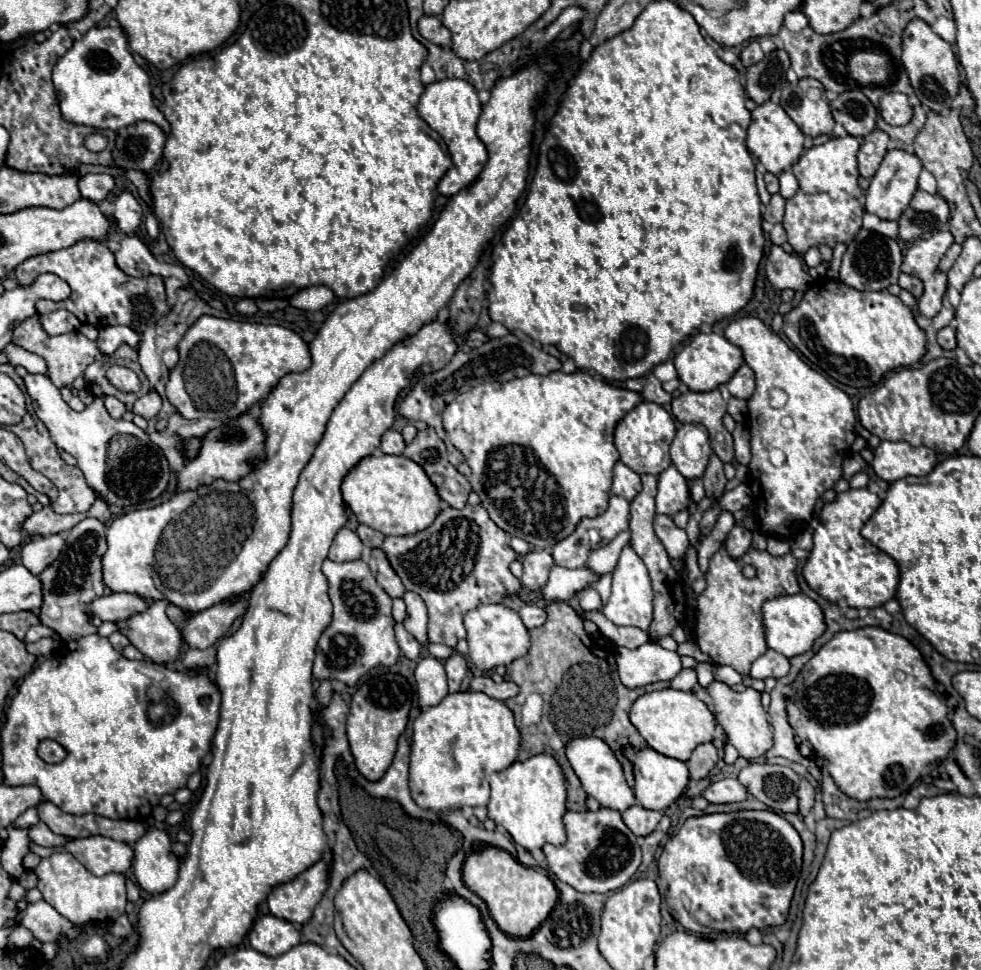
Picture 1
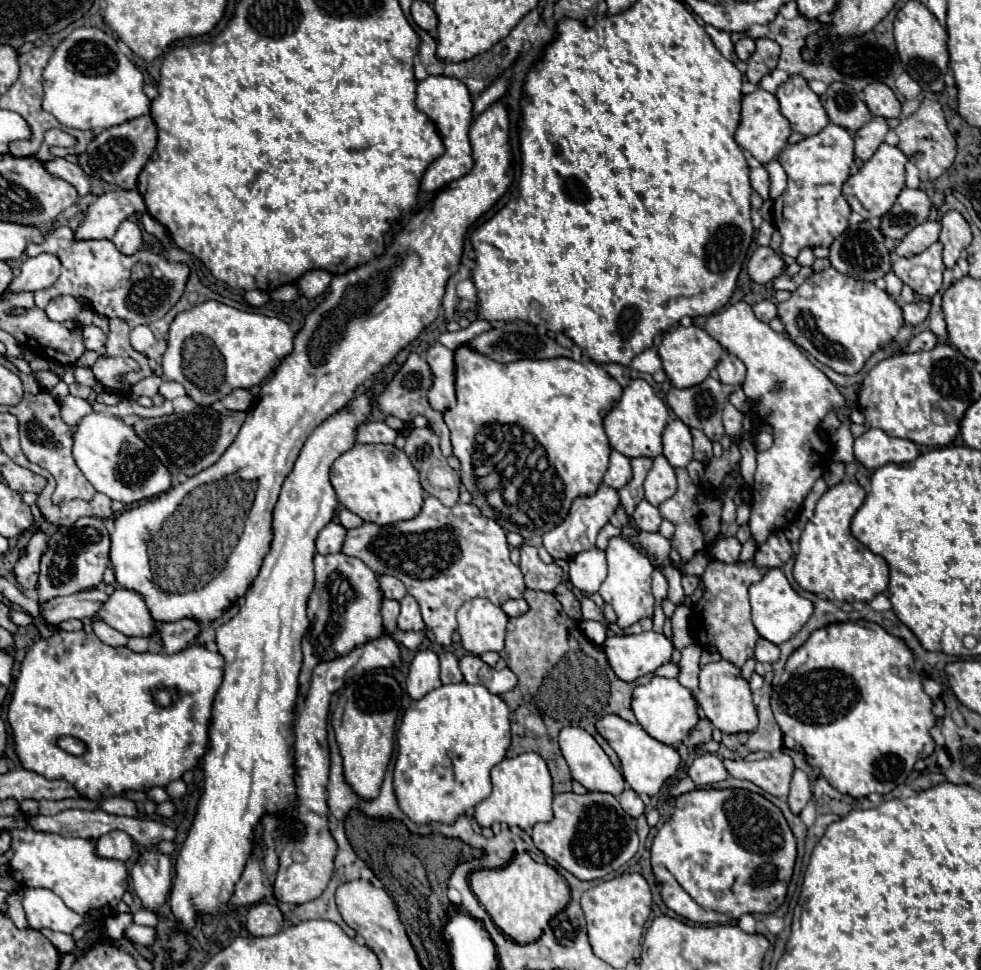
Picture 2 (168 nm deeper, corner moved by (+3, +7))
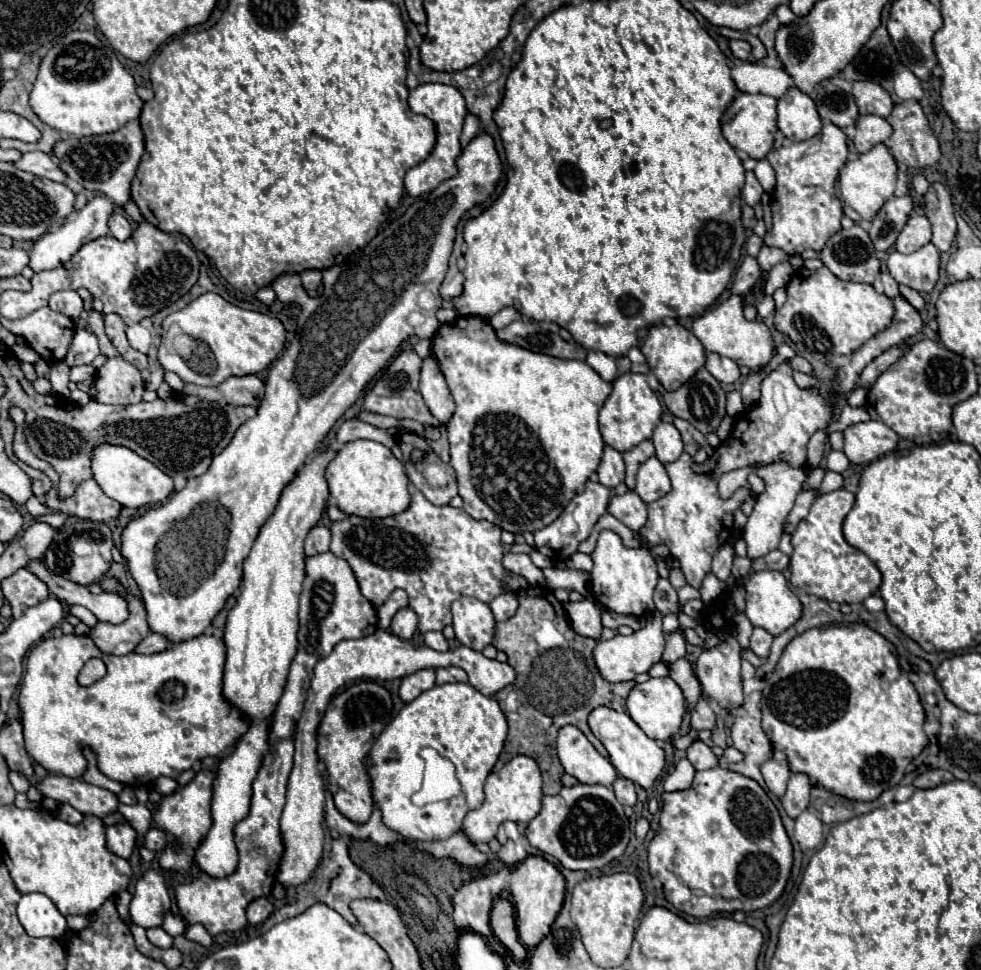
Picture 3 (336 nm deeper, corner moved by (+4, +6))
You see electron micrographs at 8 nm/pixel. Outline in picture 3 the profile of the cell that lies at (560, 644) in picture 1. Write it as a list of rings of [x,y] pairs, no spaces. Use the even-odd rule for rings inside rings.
[[[529,586],[525,590],[519,590],[519,608],[517,614],[505,622],[497,622],[495,626],[495,638],[493,644],[497,650],[503,650],[509,656],[509,666],[515,670],[517,678],[513,684],[503,688],[495,694],[495,700],[503,704],[509,690],[515,690],[519,694],[519,712],[507,714],[509,716],[509,736],[505,740],[505,752],[507,754],[525,754],[533,758],[543,776],[543,794],[559,794],[561,790],[561,762],[557,758],[555,740],[561,726],[573,724],[577,726],[589,742],[597,748],[599,754],[607,756],[607,750],[603,744],[593,736],[593,732],[587,726],[587,716],[597,706],[609,706],[613,710],[625,710],[625,700],[635,686],[635,682],[619,682],[611,684],[597,674],[597,668],[593,666],[593,646],[597,644],[593,638],[585,638],[577,634],[567,620],[567,614],[563,606],[555,600],[553,592],[543,586]],[[537,620],[551,620],[563,632],[567,646],[555,648],[549,652],[537,652],[537,644],[531,638],[531,632],[535,630]]]

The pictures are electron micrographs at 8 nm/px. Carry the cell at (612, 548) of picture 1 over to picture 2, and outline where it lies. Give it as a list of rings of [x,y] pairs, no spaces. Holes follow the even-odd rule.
[[[598,547],[582,551],[570,559],[570,581],[576,589],[594,593],[606,579],[606,553]]]

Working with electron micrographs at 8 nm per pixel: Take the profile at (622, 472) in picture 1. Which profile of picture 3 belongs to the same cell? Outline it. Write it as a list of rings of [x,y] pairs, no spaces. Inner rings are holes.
[[[605,446],[601,464],[597,468],[597,480],[607,488],[615,488],[625,480],[625,464],[621,452],[611,446]]]

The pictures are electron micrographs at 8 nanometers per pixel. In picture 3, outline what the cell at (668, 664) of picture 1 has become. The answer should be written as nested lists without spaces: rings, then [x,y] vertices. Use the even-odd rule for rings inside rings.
[[[653,612],[647,618],[647,626],[633,632],[631,636],[617,634],[613,640],[605,640],[605,642],[599,640],[593,650],[593,658],[595,658],[595,666],[599,674],[607,682],[625,682],[625,680],[633,680],[637,674],[647,672],[653,664],[657,664],[665,650],[665,634],[661,630],[661,620],[663,620],[663,614]]]

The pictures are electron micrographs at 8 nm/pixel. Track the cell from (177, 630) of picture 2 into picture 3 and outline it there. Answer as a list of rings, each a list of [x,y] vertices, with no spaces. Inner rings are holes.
[[[151,632],[149,636],[145,636],[145,638],[137,644],[135,652],[137,652],[137,654],[155,654],[155,652],[165,650],[167,646],[169,646],[169,642],[165,640],[165,636]]]

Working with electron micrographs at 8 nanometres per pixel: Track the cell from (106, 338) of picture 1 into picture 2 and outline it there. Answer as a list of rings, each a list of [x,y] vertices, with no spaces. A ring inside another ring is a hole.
[[[90,325],[90,327],[84,327],[84,345],[86,349],[90,351],[102,351],[104,349],[104,341],[106,341],[106,333],[96,327],[96,325]]]

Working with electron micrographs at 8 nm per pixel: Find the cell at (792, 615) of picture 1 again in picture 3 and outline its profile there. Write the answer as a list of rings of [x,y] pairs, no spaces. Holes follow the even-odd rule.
[[[753,572],[745,582],[745,614],[753,626],[761,626],[769,634],[777,636],[781,630],[787,630],[793,626],[793,622],[797,622],[797,618],[801,618],[801,602],[797,602],[797,596],[789,590],[781,572]]]

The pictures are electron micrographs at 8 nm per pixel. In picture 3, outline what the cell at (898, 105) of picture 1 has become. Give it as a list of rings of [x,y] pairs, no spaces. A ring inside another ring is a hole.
[[[857,80],[857,82],[853,82],[851,94],[855,94],[859,114],[877,114],[877,116],[885,118],[893,110],[891,96],[877,82]]]

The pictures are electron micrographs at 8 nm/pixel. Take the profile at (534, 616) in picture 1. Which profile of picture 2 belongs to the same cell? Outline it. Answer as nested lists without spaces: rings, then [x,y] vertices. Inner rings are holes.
[[[514,599],[514,601],[506,601],[502,605],[502,609],[504,609],[504,613],[508,617],[520,617],[520,615],[524,615],[528,611],[528,603],[524,599]]]

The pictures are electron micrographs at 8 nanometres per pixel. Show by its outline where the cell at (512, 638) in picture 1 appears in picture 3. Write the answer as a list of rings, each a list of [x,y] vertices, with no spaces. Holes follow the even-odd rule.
[[[457,598],[451,604],[453,614],[453,628],[455,636],[461,644],[483,650],[487,644],[493,642],[495,634],[495,618],[487,604],[477,598]]]

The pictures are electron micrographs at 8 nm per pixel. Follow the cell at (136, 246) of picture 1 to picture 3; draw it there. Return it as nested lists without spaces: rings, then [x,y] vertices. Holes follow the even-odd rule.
[[[115,210],[111,216],[109,216],[109,230],[111,234],[117,238],[117,240],[125,240],[133,234],[133,228],[129,224],[129,220],[125,218],[125,214],[121,210]]]

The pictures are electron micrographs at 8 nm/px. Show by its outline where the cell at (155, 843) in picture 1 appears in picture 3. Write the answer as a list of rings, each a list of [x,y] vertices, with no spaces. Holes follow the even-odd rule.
[[[149,870],[139,878],[135,886],[135,894],[129,908],[131,920],[143,928],[159,928],[169,910],[171,898],[165,880],[159,872]]]

